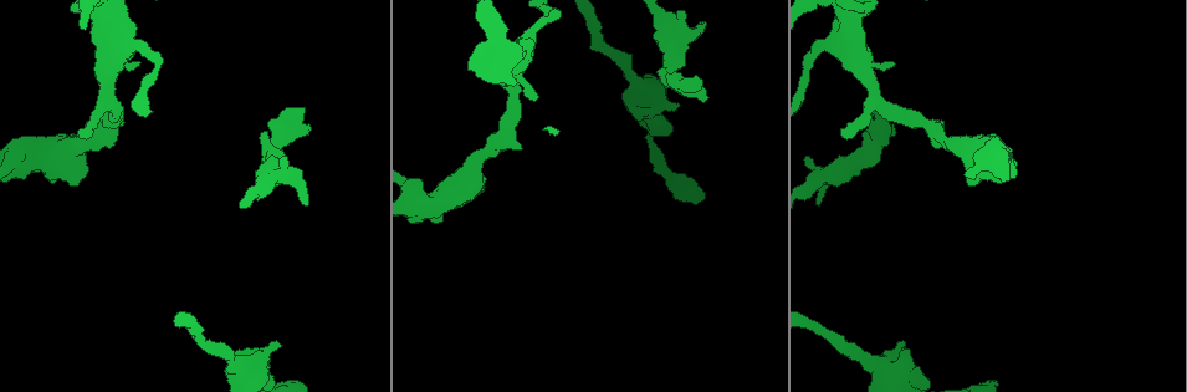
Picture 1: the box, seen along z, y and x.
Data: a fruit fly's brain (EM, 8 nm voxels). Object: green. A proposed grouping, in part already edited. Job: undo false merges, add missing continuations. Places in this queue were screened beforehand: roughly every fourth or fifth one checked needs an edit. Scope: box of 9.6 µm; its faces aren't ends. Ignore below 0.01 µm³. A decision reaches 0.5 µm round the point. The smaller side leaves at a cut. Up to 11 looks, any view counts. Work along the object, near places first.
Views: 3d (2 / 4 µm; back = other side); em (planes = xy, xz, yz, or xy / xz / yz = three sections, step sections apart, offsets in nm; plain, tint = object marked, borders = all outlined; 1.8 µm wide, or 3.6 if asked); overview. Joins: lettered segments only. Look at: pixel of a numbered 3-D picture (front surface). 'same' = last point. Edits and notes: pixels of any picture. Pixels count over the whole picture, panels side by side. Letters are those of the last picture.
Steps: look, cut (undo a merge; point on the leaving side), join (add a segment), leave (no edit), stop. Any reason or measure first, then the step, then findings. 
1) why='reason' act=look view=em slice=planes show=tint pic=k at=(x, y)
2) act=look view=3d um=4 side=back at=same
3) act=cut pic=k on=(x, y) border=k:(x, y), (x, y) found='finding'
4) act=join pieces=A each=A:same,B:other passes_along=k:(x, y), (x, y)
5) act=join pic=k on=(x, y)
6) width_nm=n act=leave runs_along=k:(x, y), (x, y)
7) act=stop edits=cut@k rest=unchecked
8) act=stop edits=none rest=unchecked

act=look view=em slice=xz step=8 show=tint pic=1 at=(866, 133)

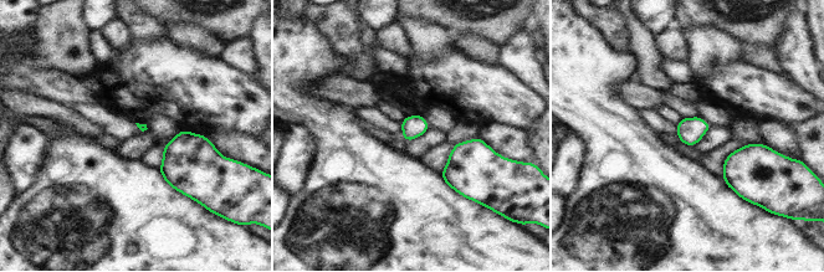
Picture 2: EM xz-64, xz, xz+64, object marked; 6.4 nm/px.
why='cut it another way' act=look view=em slice=planes show=borders at=same

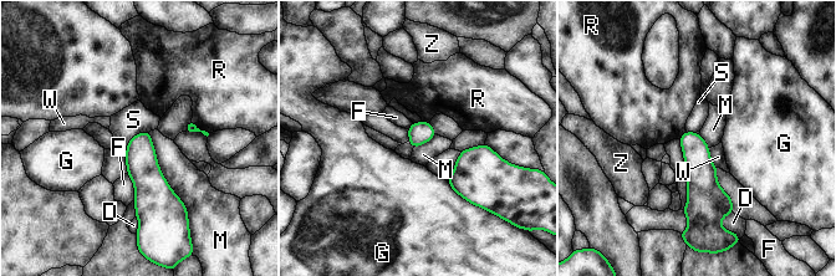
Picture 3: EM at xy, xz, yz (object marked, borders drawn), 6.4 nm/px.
act=leave each=D:other,F:other,G:other,M:other,R:other,S:other,W:other,Z:other found='no lettered segment goes on from it'

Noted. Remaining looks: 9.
why='free end' act=look view=3d um=4 pic=1 at=(896, 344)

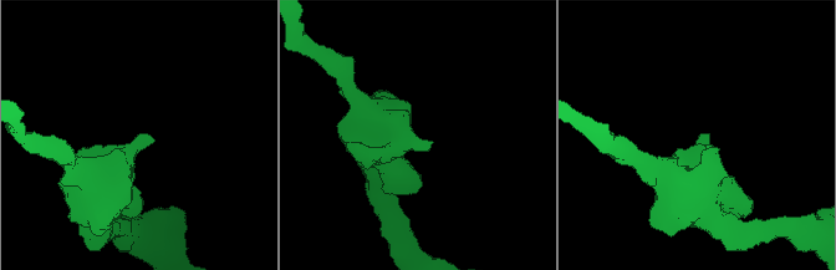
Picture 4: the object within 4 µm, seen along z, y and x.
act=look view=em slice=xy step=4 show=borders pic=4 at=(431, 143)

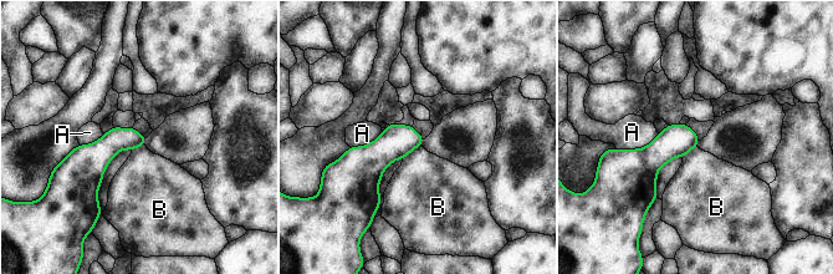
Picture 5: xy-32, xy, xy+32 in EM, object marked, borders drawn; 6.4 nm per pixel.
act=look view=em slice=planes show=borders at=same

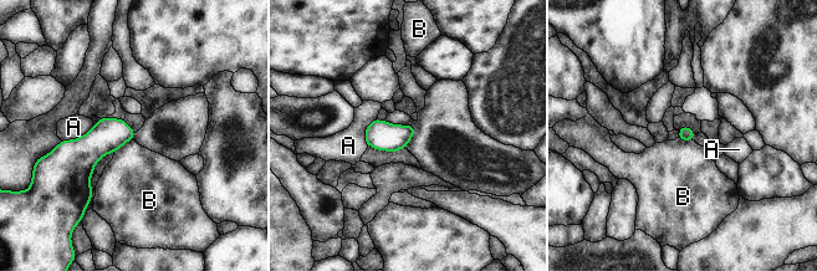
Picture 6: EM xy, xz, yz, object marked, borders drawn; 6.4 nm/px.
act=leave each=A:other,B:other border=6:(132, 137), (113, 152) found='none of them fits'

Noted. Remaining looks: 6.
why='an open end' act=look view=3d um=4 pic=1 at=(817, 204)

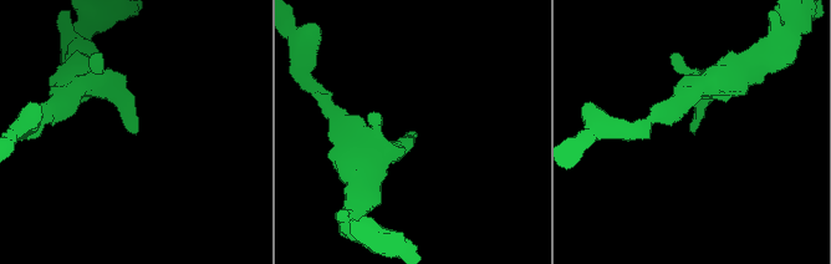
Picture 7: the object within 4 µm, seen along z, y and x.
why='need the tissue' act=look view=em slice=planes show=plain pic=7 at=(689, 128)

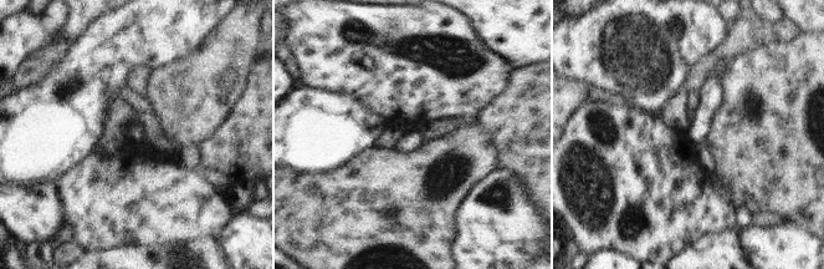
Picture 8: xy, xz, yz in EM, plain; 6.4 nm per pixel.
why='see the neighbours' act=look view=em slice=planes show=borders at=same

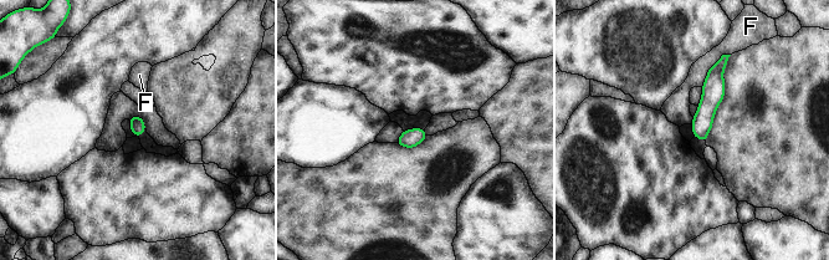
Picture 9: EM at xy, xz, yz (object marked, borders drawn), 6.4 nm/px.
act=leave each=F:other border=9:(730, 54), (709, 69), (701, 87) found='no lettered segment goes on from it'

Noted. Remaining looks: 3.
why='branch stops here' act=look view=3d um=2 pic=1 at=(844, 133)

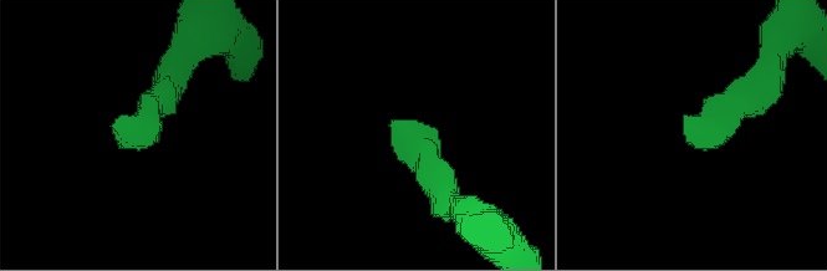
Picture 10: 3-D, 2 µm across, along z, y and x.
act=look view=em slice=planes show=borders pic=10 at=(687, 124)

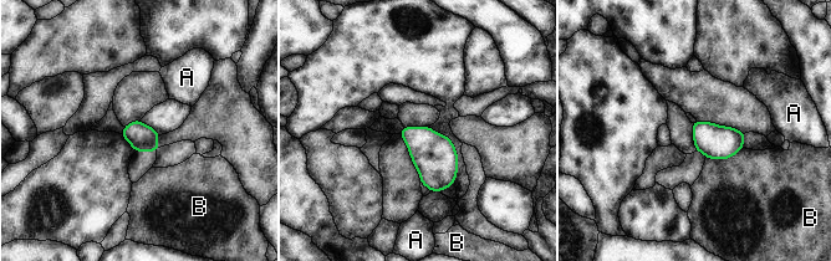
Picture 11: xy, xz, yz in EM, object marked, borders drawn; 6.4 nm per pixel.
act=leave each=A:other,B:other border=11:(743, 147), (728, 158), (705, 158) found='no lettered segment goes on from it'

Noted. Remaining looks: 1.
why='looks like a crossing' act=look view=em um=3.6 slice=planes show=borders pic=1 at=(857, 60)

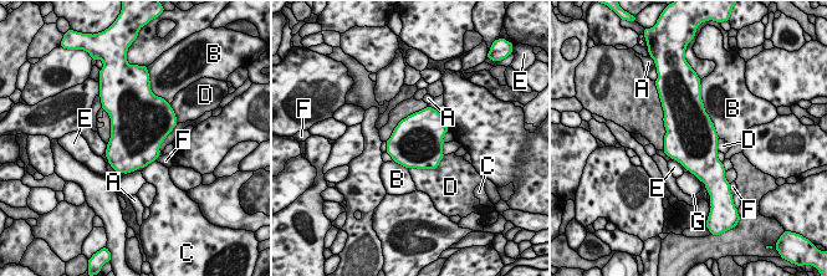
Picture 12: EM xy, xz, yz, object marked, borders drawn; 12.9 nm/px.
act=leave each=A:other,B:other,C:other,D:other,E:other,F:other,G:other found='one cell here'

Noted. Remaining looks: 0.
act=stop edits=none rest=unchecked

